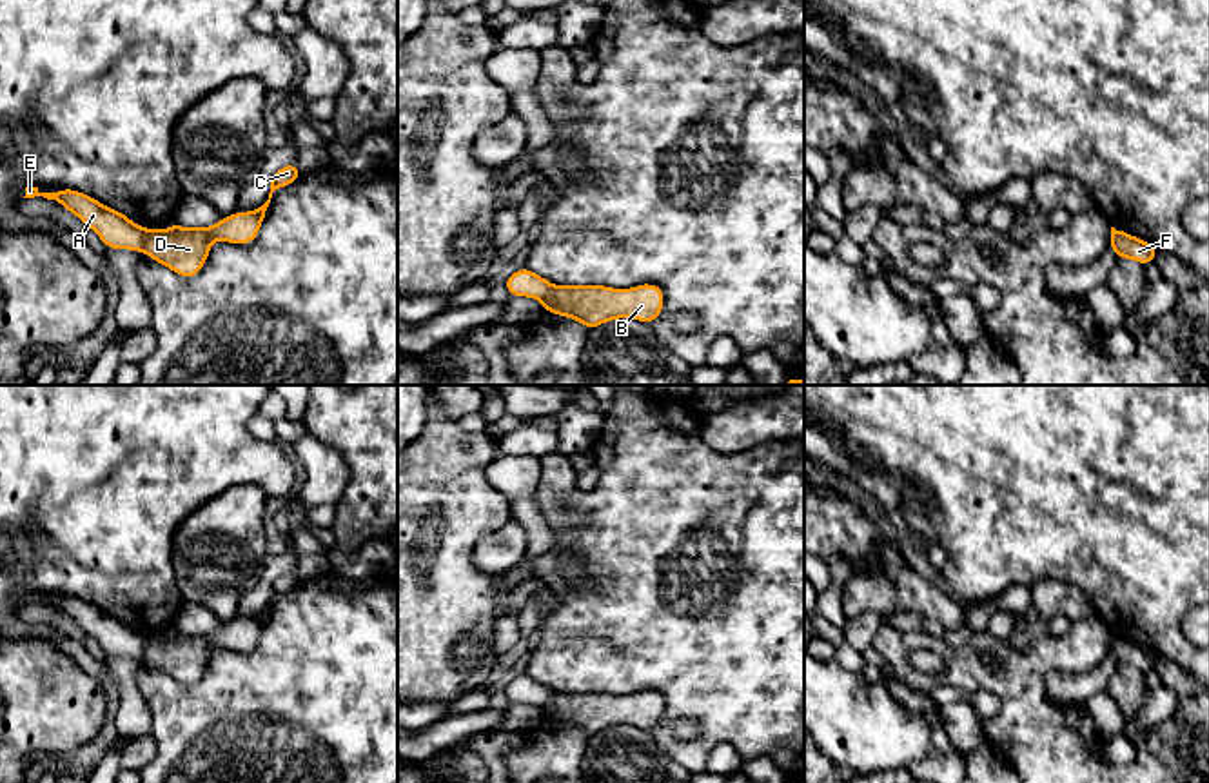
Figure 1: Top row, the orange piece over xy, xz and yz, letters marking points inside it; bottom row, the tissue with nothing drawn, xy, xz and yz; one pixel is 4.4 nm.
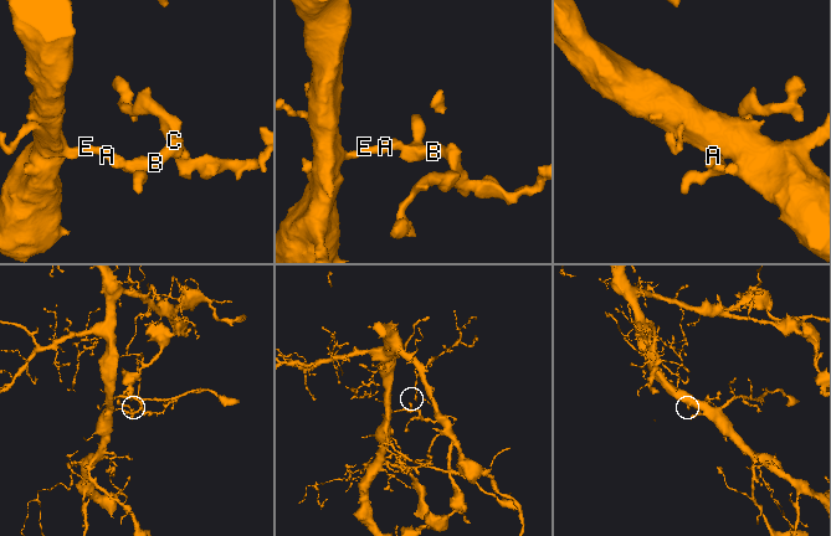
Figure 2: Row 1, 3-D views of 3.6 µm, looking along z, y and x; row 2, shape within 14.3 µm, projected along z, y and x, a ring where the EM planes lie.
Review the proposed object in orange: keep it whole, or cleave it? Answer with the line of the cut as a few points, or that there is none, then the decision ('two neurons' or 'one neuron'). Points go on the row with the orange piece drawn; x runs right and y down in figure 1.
cut xy (147, 231), (140, 251); two neurons

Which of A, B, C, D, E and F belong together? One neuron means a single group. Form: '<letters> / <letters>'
A E / B C D F

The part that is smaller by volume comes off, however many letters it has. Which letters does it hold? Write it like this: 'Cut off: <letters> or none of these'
Cut off: B, C, D, F

